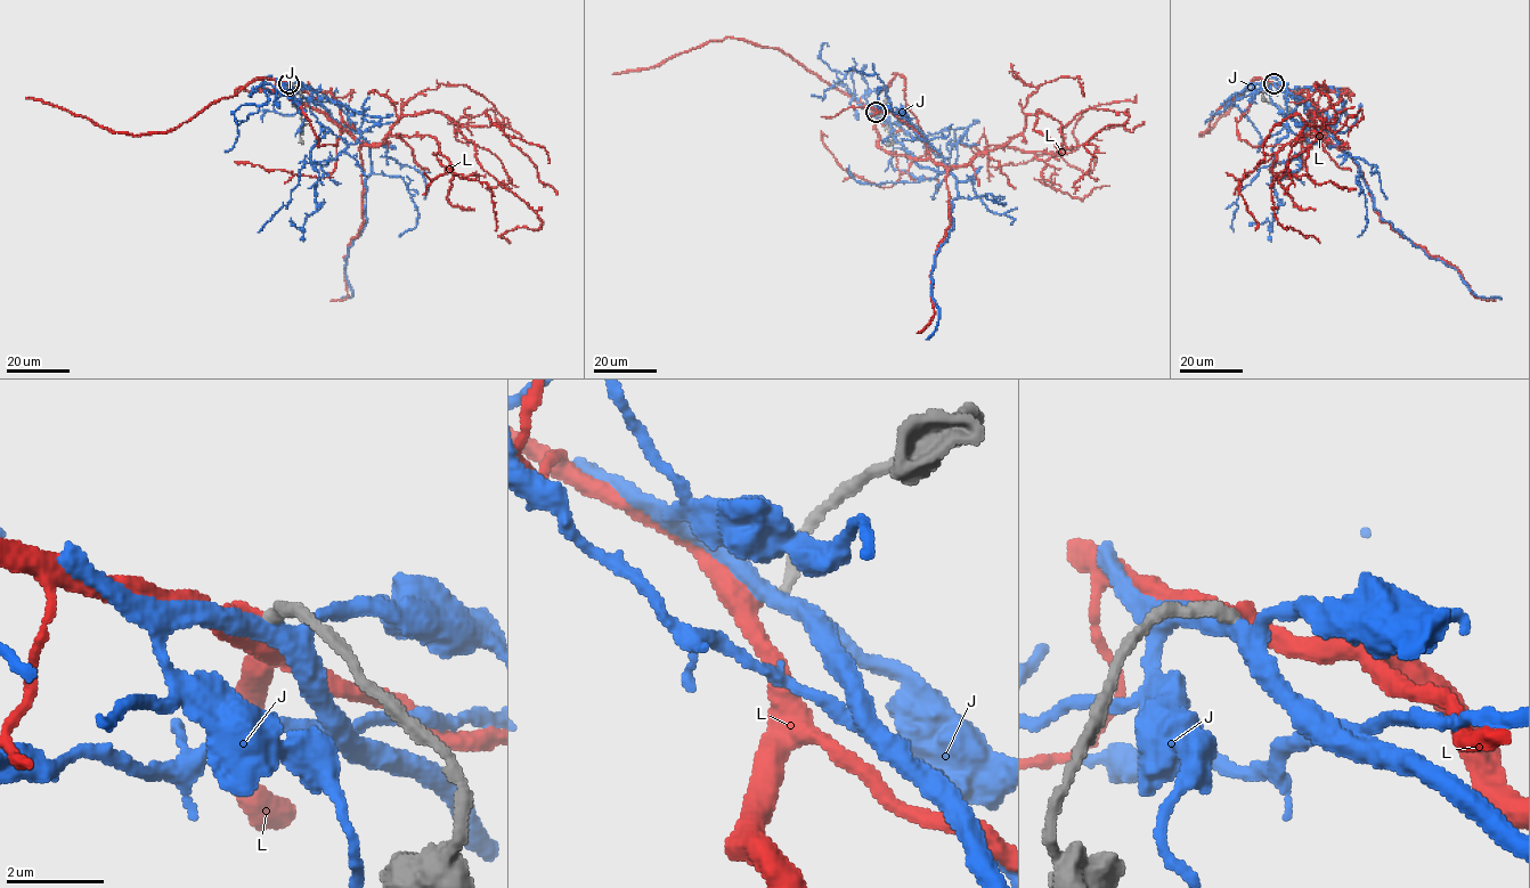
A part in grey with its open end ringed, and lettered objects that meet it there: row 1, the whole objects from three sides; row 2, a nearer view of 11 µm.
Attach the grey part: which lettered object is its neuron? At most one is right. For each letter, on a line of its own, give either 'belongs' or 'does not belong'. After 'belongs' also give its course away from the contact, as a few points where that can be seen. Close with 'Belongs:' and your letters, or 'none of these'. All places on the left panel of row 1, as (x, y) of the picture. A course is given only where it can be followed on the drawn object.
J: does not belong
L: belongs; it runs (289, 83), (291, 98), (365, 144), (403, 116), (445, 114), (480, 166), (542, 222), (498, 236), (511, 242)
Belongs: L

